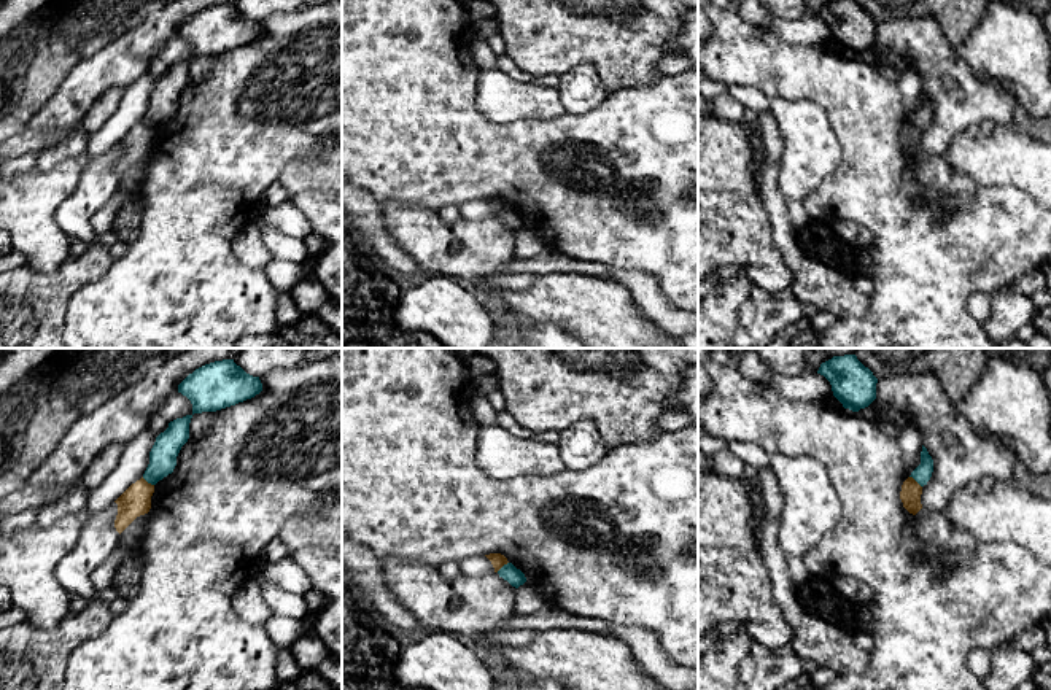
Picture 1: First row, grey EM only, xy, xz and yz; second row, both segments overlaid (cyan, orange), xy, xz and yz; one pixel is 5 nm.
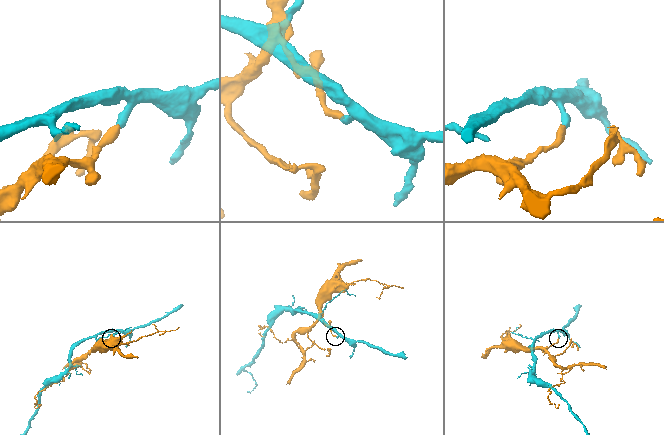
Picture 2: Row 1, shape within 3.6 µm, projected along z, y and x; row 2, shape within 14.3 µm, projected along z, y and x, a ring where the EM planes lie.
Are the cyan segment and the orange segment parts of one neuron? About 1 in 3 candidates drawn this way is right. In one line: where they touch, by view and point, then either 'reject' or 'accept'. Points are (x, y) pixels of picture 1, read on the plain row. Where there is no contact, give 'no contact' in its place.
meets cyan in yz at (916, 124); reject

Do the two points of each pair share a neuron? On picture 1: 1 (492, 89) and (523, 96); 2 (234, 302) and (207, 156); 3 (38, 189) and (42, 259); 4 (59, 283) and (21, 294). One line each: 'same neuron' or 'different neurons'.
1: same neuron
2: same neuron
3: same neuron
4: same neuron

